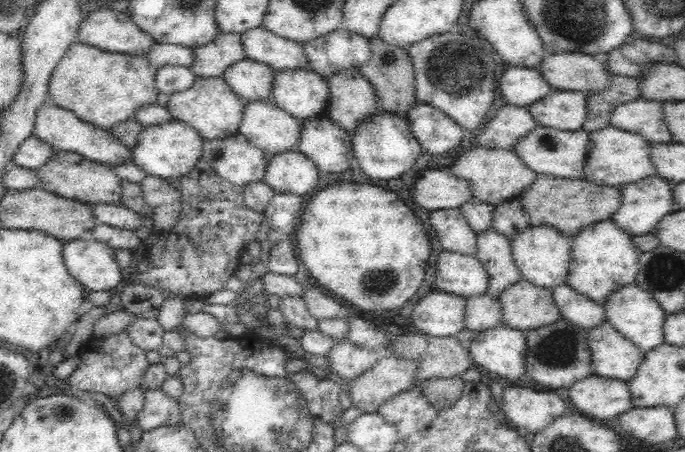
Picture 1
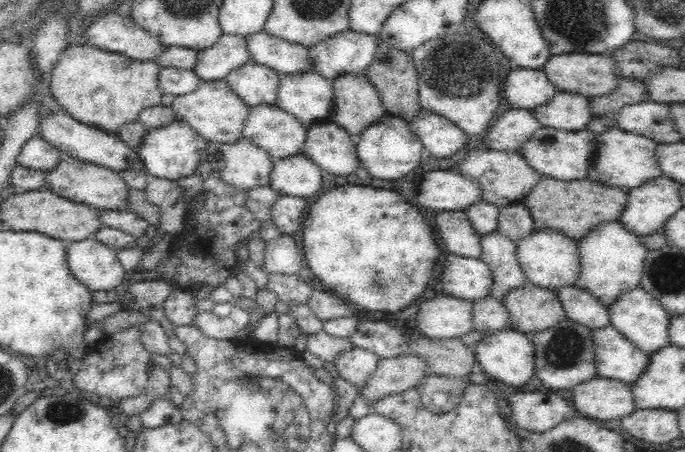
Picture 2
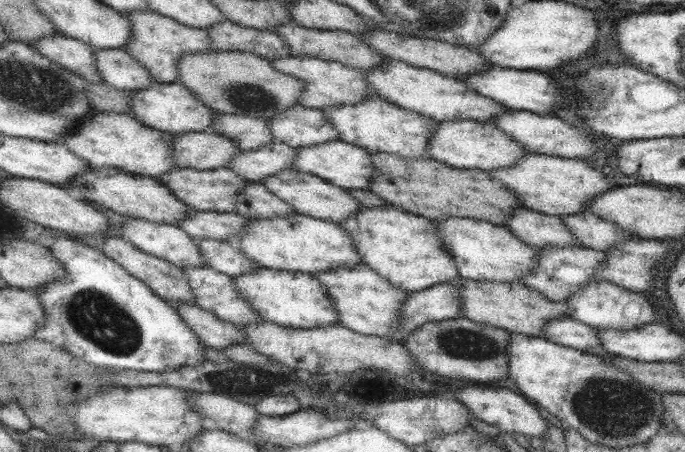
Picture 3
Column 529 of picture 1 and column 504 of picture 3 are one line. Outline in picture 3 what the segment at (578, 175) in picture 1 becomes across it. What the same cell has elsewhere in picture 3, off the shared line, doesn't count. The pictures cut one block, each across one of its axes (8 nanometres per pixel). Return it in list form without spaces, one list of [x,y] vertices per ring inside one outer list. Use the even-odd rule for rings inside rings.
[[[441,120],[433,130],[433,136],[427,142],[425,150],[429,160],[437,160],[459,170],[483,170],[483,172],[513,166],[519,158],[527,156],[527,152],[511,136],[495,128],[495,124],[477,120]]]

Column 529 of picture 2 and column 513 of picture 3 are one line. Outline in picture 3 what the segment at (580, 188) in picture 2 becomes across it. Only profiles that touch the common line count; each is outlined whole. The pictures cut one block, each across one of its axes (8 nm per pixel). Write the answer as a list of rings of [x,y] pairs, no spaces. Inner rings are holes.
[[[369,152],[369,156],[375,172],[367,190],[383,198],[387,204],[403,208],[405,212],[415,216],[425,216],[429,220],[459,216],[501,226],[507,216],[521,206],[521,200],[513,192],[509,192],[503,184],[493,182],[489,172],[483,170],[459,170],[425,156],[401,158],[387,152]]]

